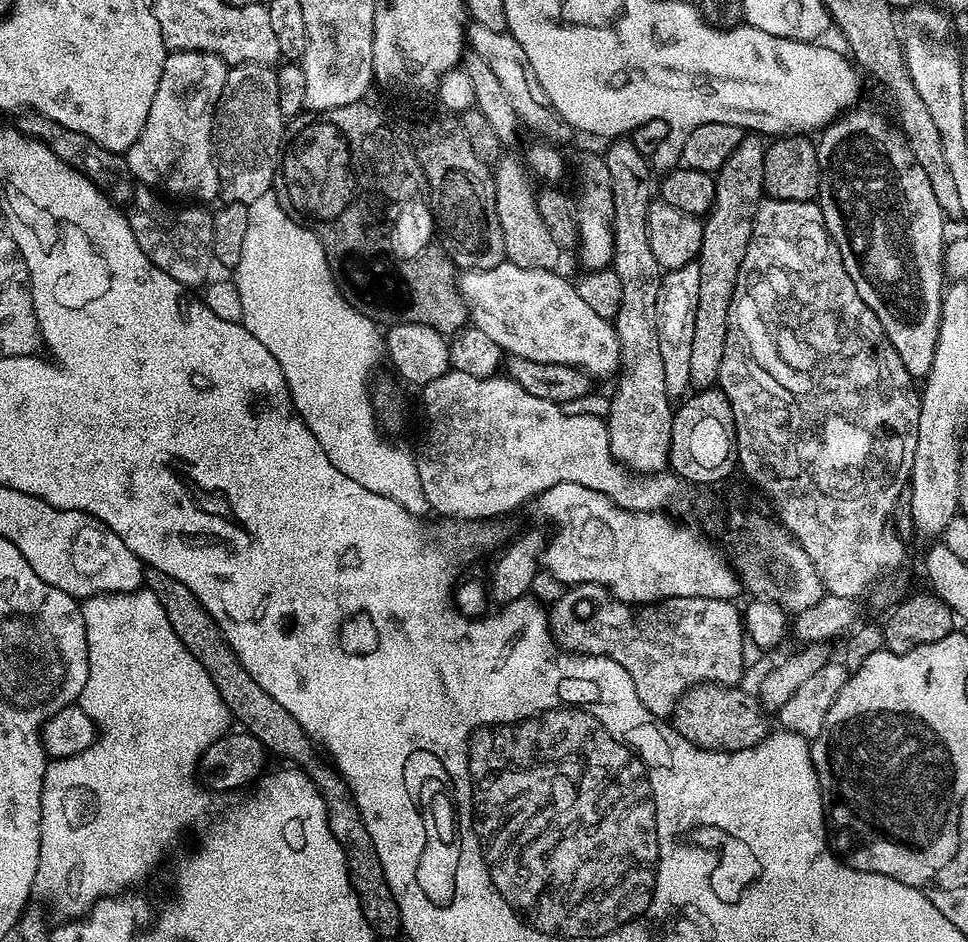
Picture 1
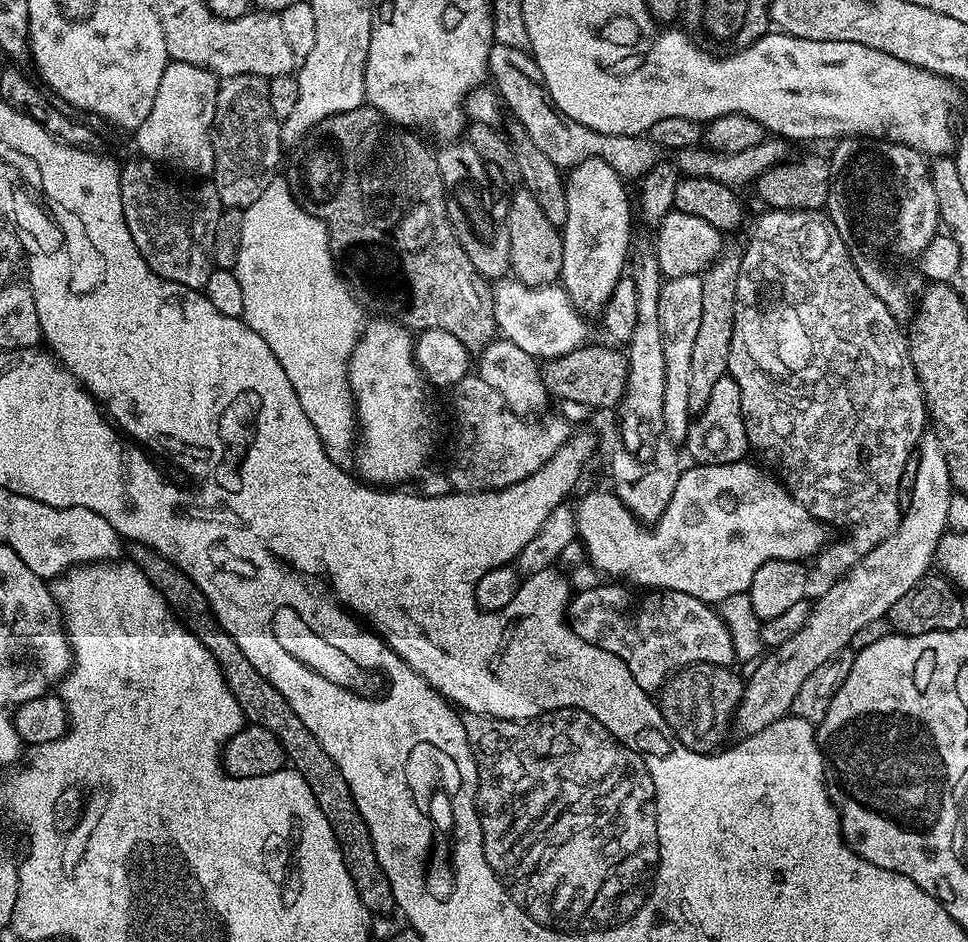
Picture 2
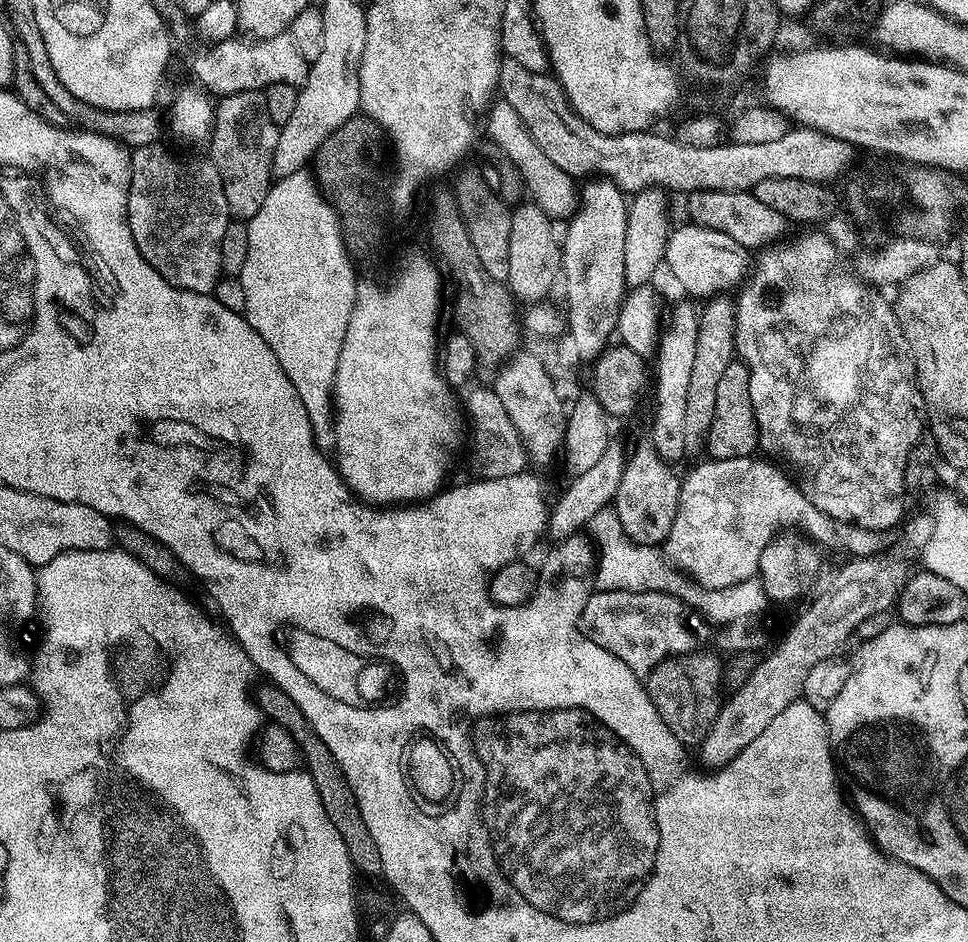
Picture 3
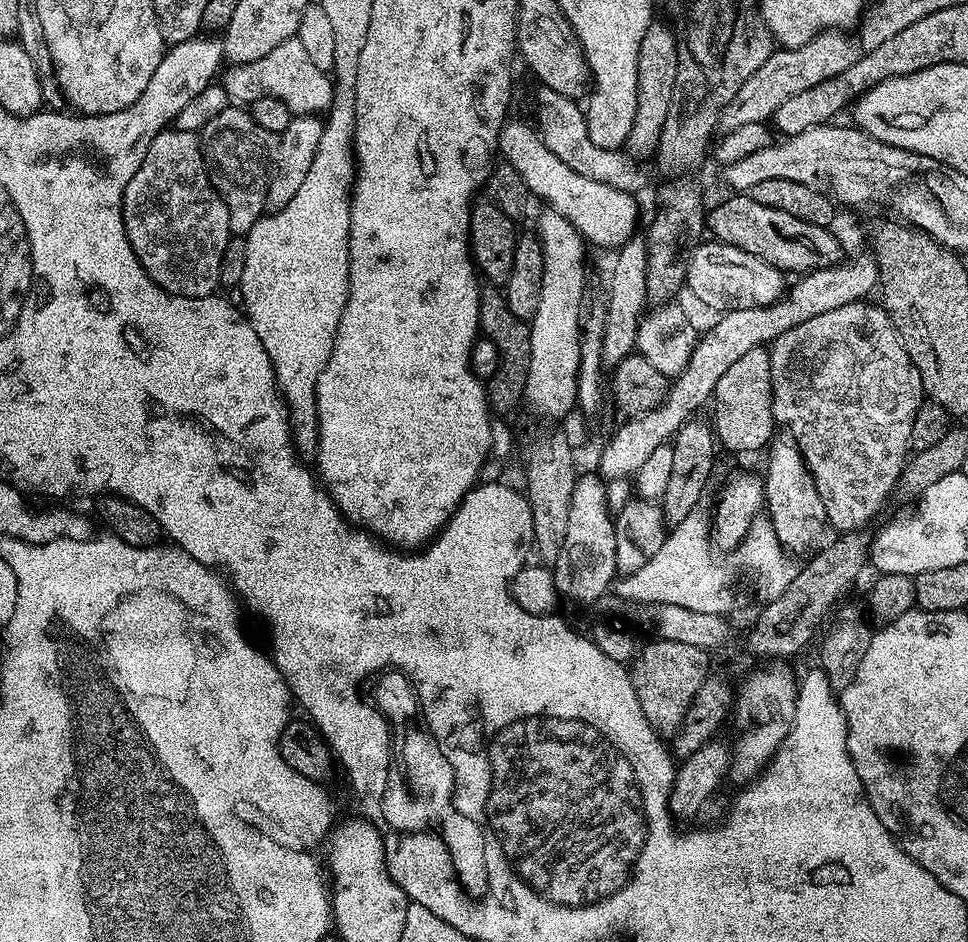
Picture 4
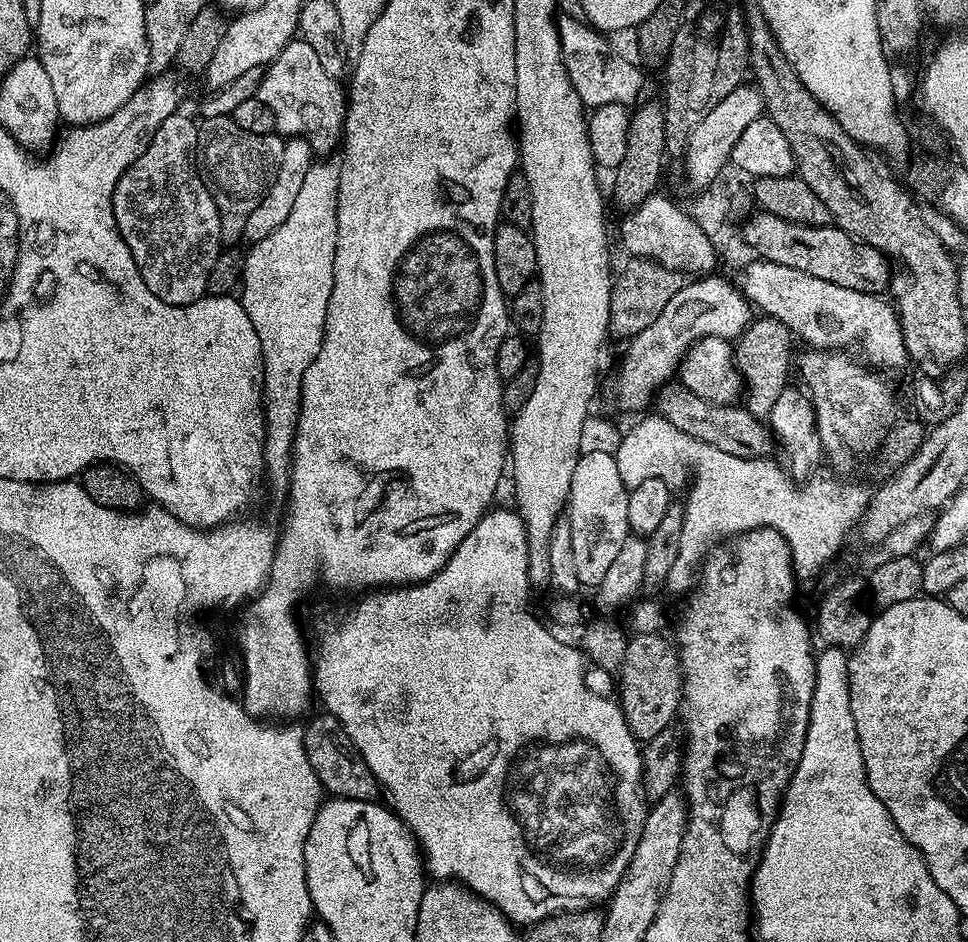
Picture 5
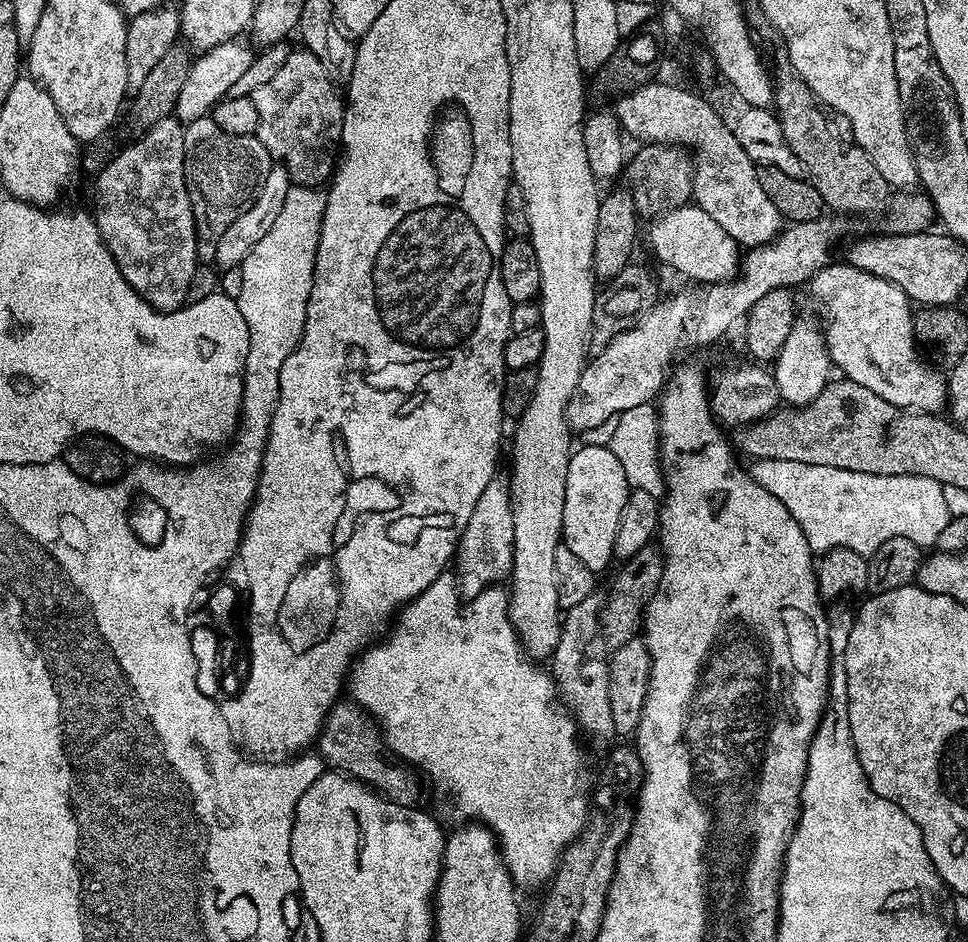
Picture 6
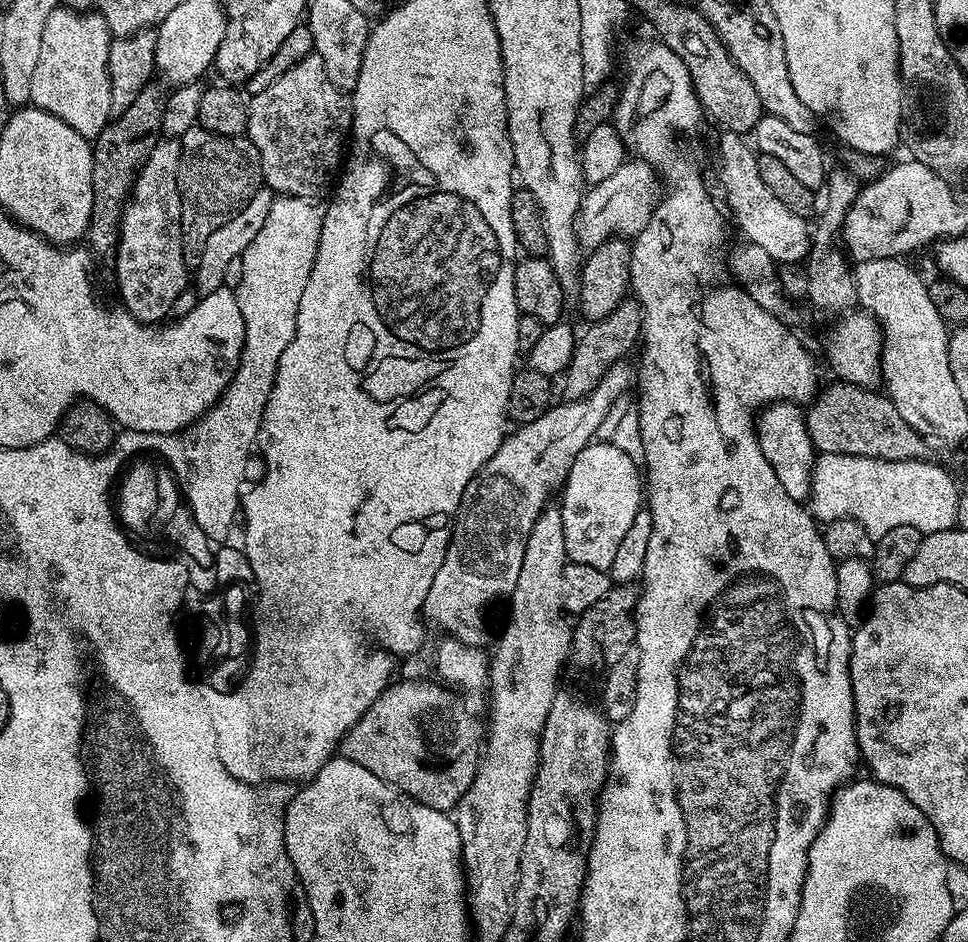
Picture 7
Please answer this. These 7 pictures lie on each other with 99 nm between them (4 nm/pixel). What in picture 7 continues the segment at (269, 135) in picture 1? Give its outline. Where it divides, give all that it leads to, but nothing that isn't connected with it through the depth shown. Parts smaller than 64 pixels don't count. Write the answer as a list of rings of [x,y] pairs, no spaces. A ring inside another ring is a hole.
[[[197,126],[186,130],[178,139],[180,161],[176,177],[182,206],[182,246],[184,260],[192,266],[199,260],[206,238],[210,238],[222,222],[230,222],[230,218],[234,218],[234,214],[254,198],[264,184],[264,175],[258,150],[247,135],[213,136],[210,130]]]

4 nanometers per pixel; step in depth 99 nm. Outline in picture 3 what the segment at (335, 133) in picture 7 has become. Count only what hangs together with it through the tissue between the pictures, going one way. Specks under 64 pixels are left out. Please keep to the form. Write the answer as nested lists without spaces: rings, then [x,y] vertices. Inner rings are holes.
[[[286,34],[255,42],[249,42],[244,38],[221,40],[209,48],[212,49],[197,58],[192,66],[192,72],[200,83],[197,85],[216,98],[243,92],[259,92],[269,84],[300,86],[308,78],[310,61],[302,58],[298,46],[294,46],[294,38]]]

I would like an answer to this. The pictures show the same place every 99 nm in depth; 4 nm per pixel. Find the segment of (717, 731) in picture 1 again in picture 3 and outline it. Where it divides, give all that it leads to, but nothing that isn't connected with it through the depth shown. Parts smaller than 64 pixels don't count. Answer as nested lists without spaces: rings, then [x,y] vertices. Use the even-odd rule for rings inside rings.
[[[693,650],[680,656],[668,656],[646,677],[646,687],[654,710],[670,726],[670,734],[685,746],[699,746],[706,738],[714,718],[720,712],[720,664],[708,652]]]

